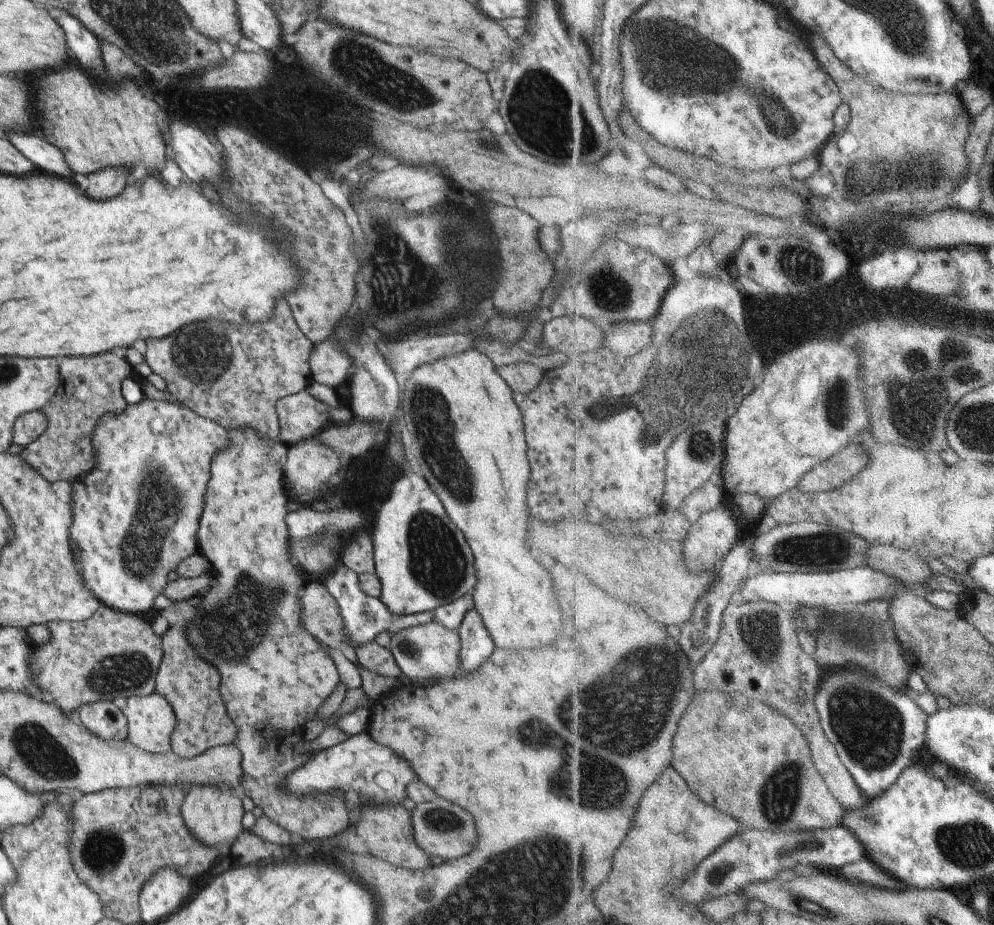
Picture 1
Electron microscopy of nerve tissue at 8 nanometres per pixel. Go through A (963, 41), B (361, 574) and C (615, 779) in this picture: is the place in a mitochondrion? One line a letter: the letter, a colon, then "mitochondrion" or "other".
A: other
B: other
C: mitochondrion

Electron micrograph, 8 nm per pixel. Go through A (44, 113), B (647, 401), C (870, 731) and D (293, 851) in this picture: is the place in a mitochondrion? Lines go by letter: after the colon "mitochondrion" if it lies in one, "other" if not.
A: mitochondrion
B: mitochondrion
C: mitochondrion
D: other

